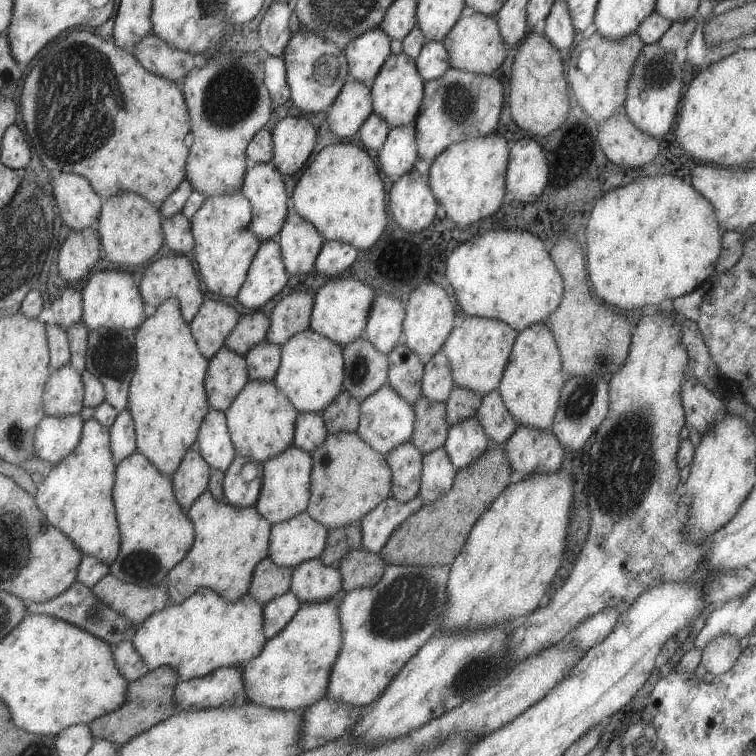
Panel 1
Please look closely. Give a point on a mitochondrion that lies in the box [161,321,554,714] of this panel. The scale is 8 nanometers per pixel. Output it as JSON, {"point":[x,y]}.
{"point":[404,606]}

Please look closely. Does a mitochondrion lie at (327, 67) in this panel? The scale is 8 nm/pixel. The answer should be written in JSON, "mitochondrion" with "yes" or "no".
{"mitochondrion":"yes"}

